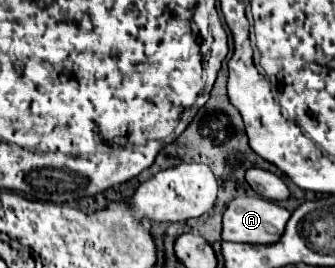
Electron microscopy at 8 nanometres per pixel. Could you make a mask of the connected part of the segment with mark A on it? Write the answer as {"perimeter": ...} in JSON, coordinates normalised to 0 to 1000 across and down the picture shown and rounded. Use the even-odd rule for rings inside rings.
{"perimeter":[[[716,728],[693,743],[663,802],[663,899],[699,907],[824,907],[848,869],[854,825],[866,817],[866,787],[830,772],[824,757],[782,735]]]}

